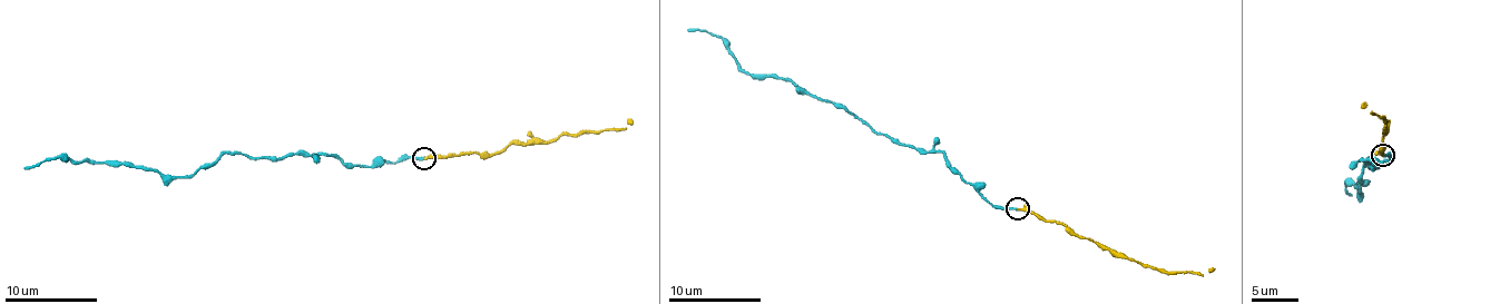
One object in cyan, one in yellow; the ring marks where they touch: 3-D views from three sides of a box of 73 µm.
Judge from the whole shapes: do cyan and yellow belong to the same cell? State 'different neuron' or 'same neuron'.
same neuron

